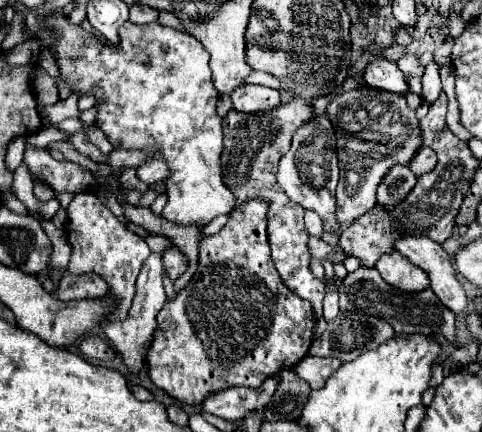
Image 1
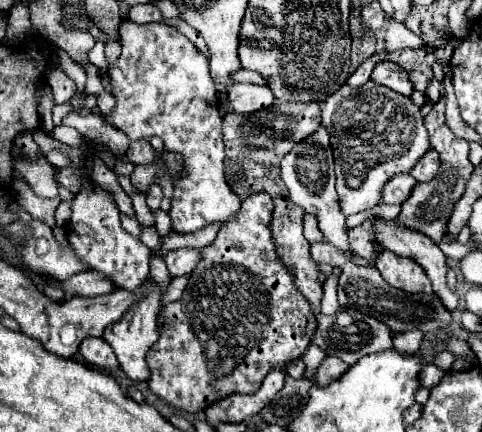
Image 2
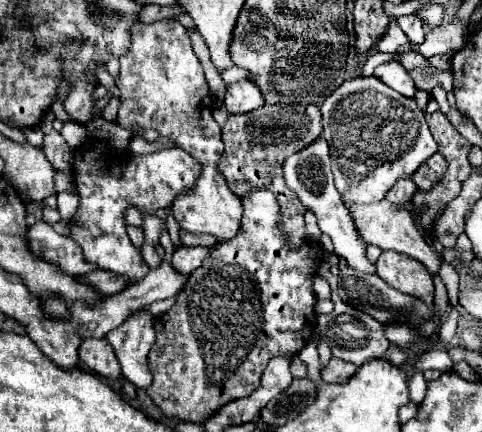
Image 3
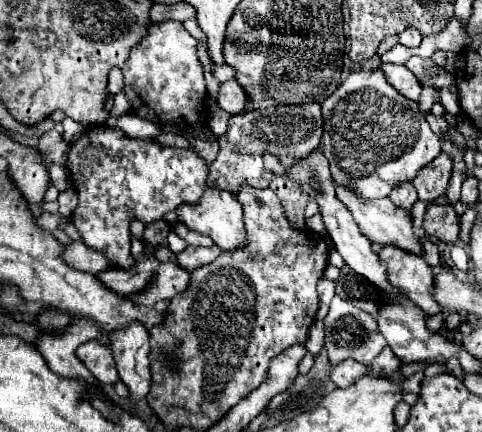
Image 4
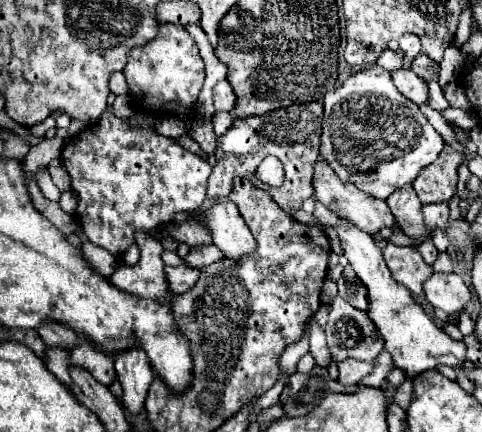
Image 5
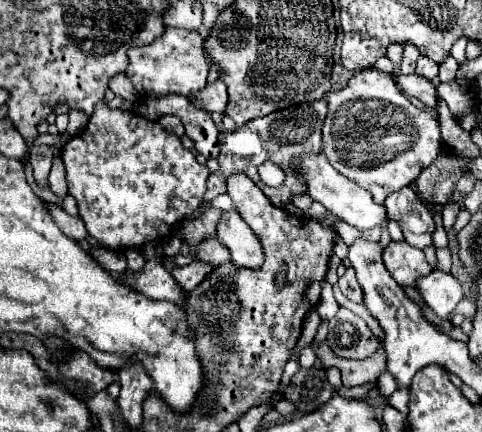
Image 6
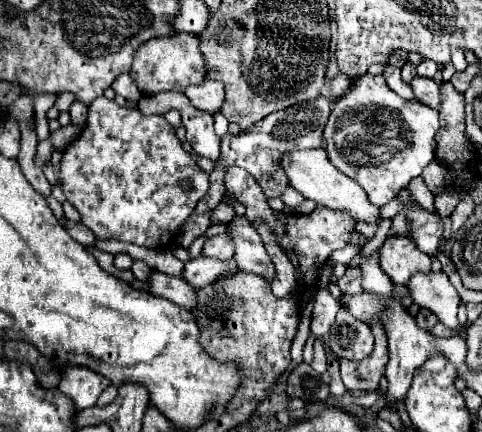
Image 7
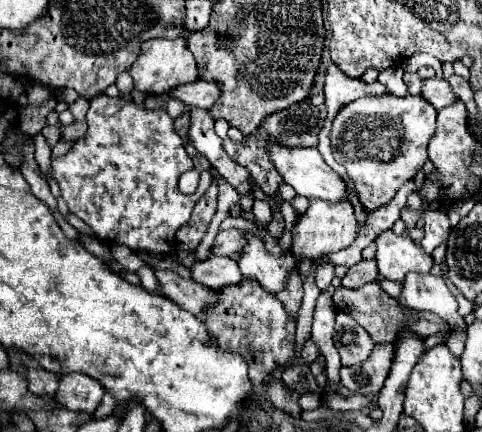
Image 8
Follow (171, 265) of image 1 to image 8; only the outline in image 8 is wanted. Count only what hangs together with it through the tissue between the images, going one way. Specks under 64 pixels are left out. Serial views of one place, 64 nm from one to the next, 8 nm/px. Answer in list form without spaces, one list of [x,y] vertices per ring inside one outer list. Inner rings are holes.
[[[240,230],[218,232],[216,244],[210,248],[214,256],[232,256],[244,248],[244,234]]]

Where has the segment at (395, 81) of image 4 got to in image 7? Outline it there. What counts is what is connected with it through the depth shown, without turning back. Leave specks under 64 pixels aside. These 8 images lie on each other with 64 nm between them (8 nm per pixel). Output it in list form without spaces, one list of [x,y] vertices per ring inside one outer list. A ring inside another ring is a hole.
[[[414,76],[408,82],[416,94],[416,98],[422,104],[428,104],[430,108],[438,108],[440,106],[440,86],[432,80],[432,78],[422,78],[422,76]]]

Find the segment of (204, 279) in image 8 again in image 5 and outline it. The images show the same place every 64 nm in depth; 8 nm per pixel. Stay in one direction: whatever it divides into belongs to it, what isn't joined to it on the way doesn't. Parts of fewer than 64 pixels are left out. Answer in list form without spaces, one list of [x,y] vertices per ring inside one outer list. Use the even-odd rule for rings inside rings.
[[[180,264],[180,266],[166,266],[164,274],[166,274],[168,292],[170,294],[182,294],[182,292],[186,292],[194,286],[194,282],[198,280],[200,270],[190,268],[186,264]]]

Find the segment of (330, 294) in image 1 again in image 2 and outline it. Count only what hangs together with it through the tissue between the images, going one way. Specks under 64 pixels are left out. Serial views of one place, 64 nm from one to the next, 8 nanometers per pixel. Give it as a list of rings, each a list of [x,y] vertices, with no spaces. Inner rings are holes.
[[[328,274],[324,280],[324,298],[322,298],[322,314],[326,314],[326,316],[334,316],[340,310],[336,286],[338,286],[338,276]]]

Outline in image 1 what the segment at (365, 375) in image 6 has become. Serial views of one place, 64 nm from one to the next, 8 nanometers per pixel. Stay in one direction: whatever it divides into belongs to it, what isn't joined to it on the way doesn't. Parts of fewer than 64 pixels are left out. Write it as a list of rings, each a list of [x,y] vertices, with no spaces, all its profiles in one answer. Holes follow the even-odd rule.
[[[306,356],[300,364],[296,364],[294,372],[310,384],[310,388],[318,390],[326,384],[330,374],[340,368],[340,360],[336,358],[316,358],[316,356]]]

